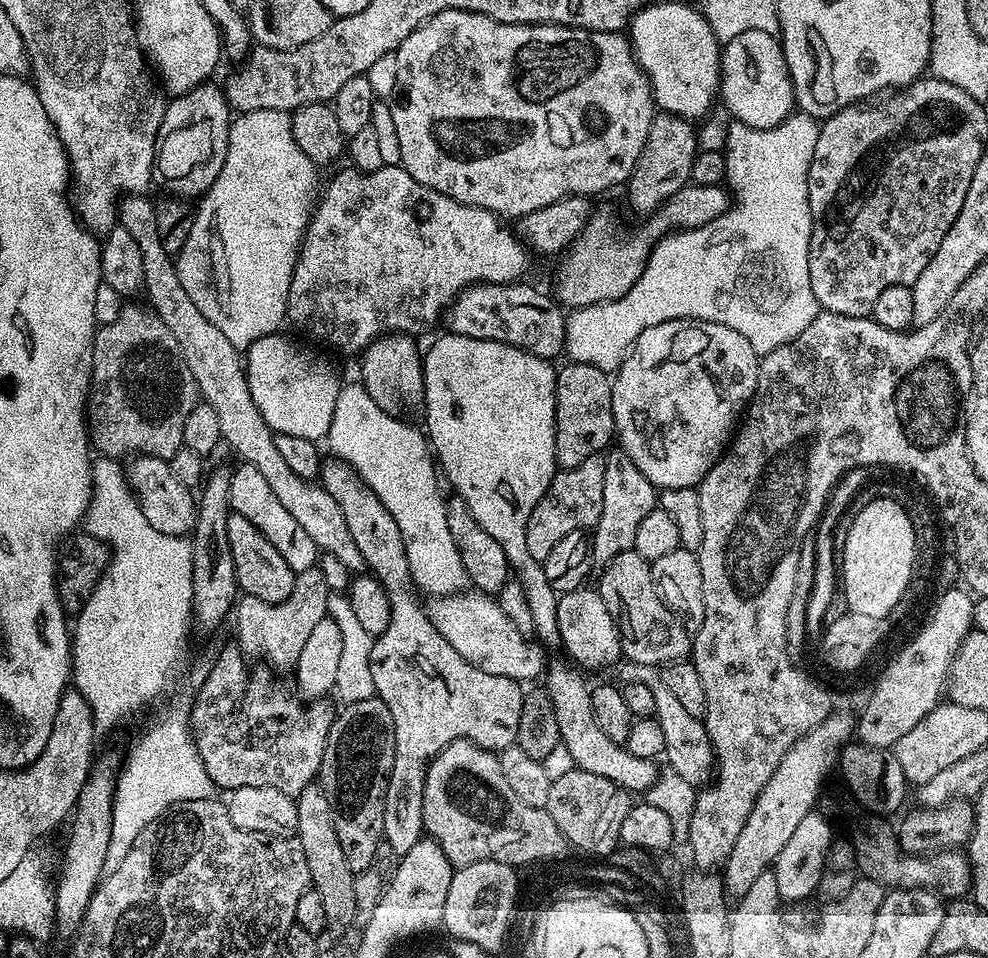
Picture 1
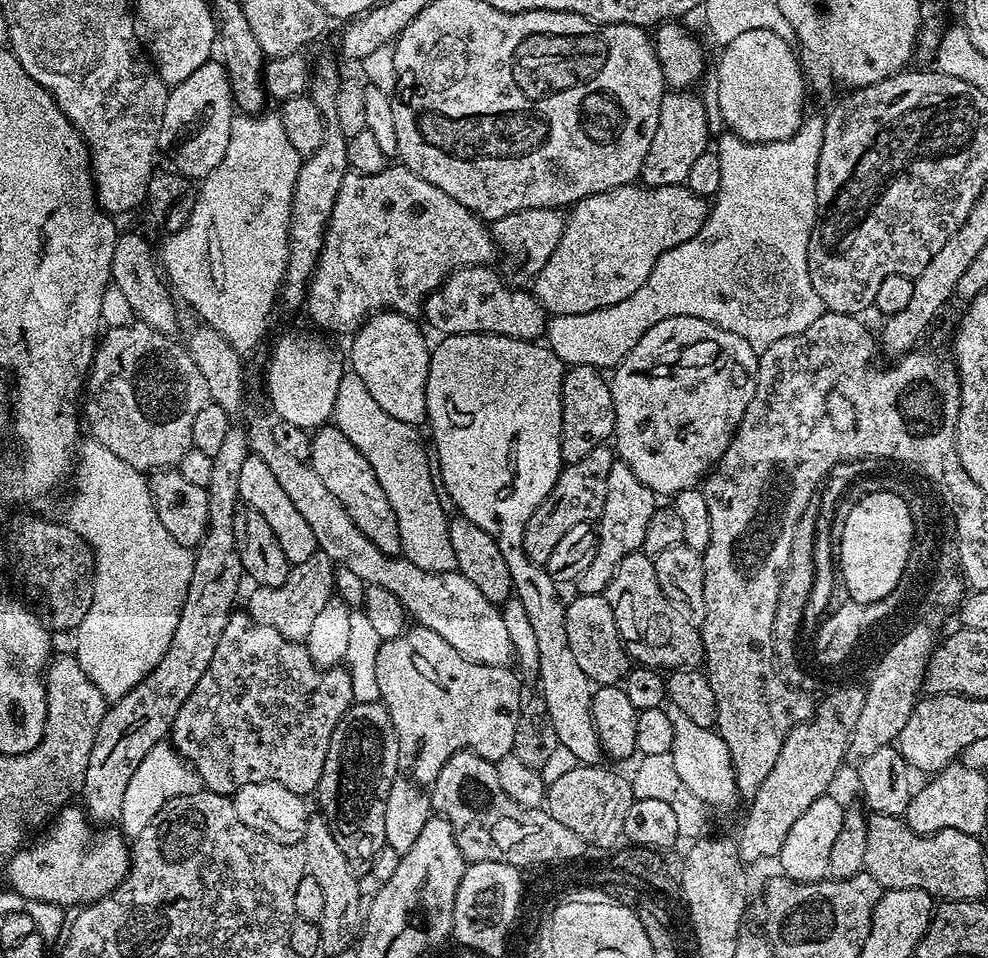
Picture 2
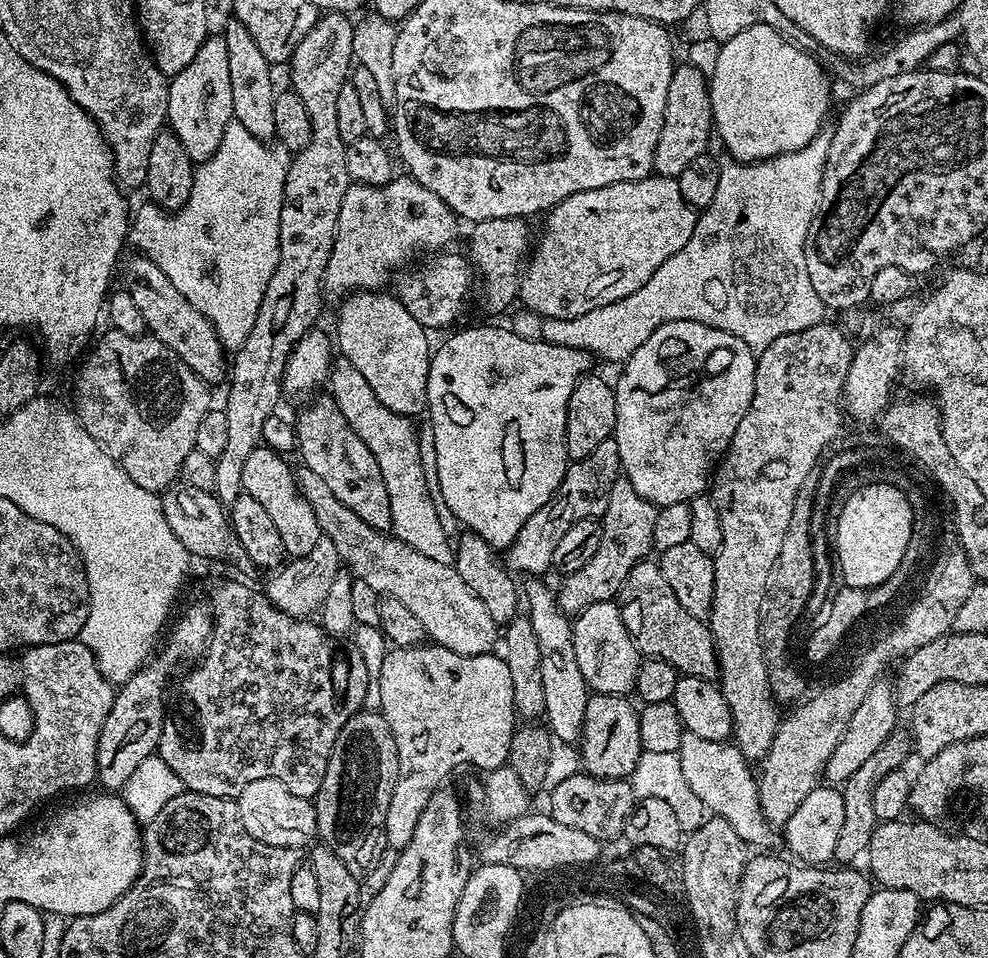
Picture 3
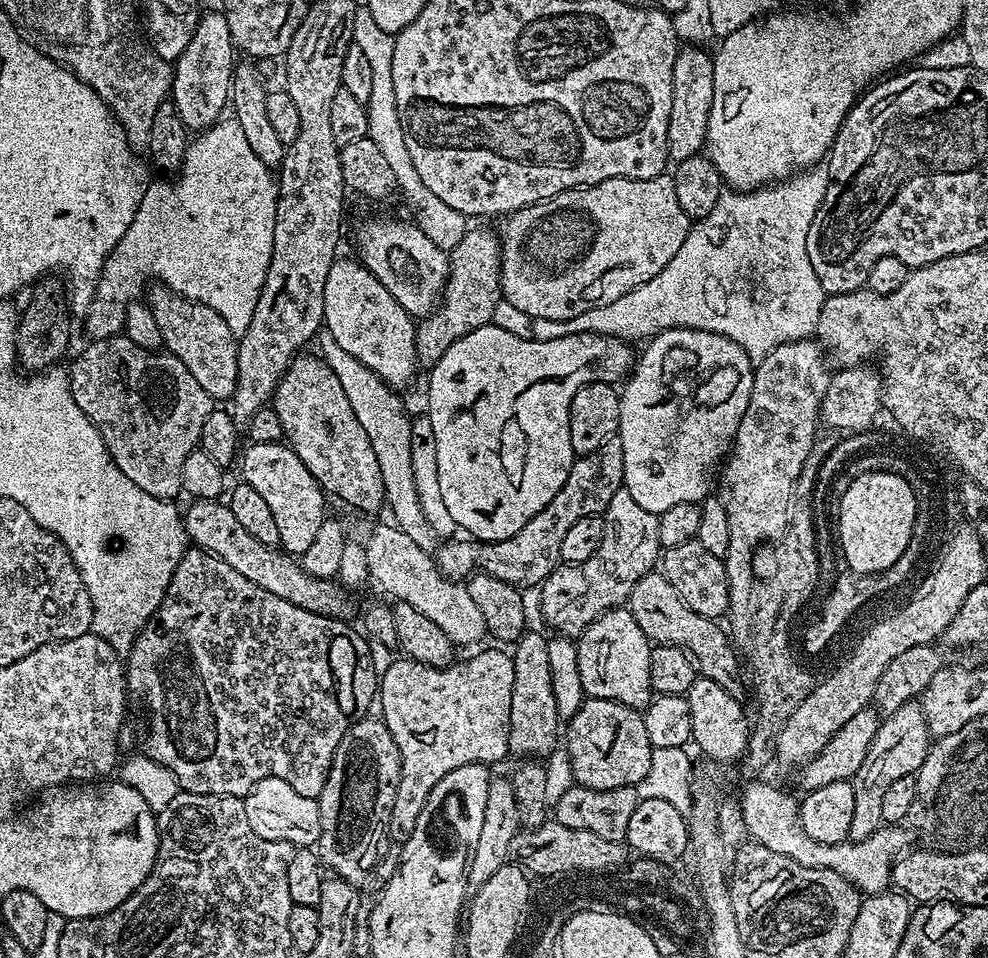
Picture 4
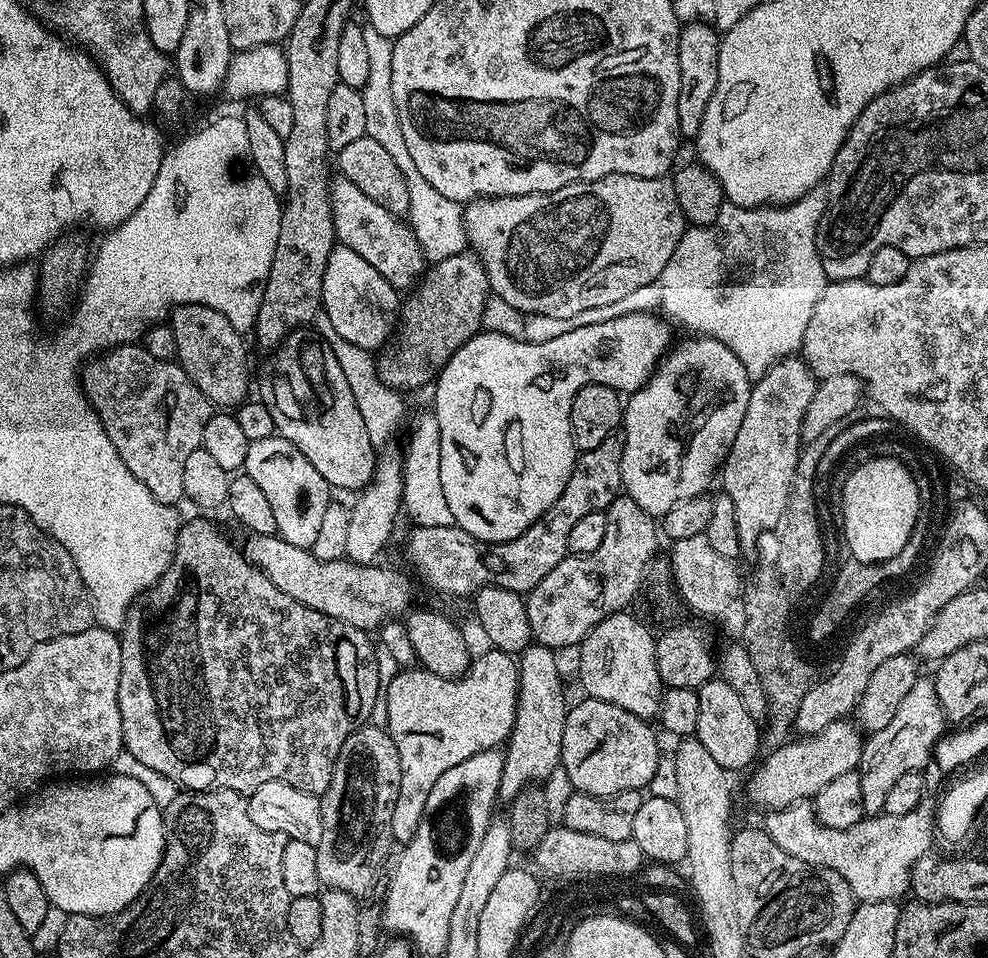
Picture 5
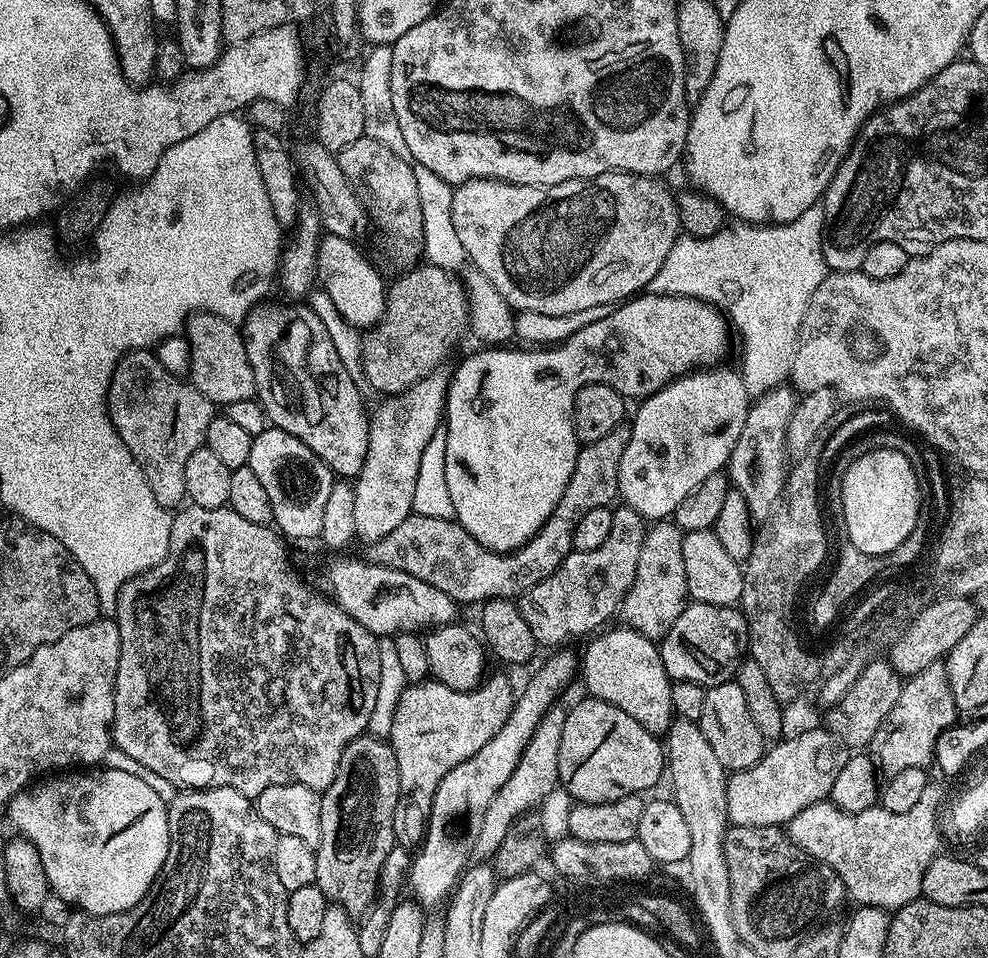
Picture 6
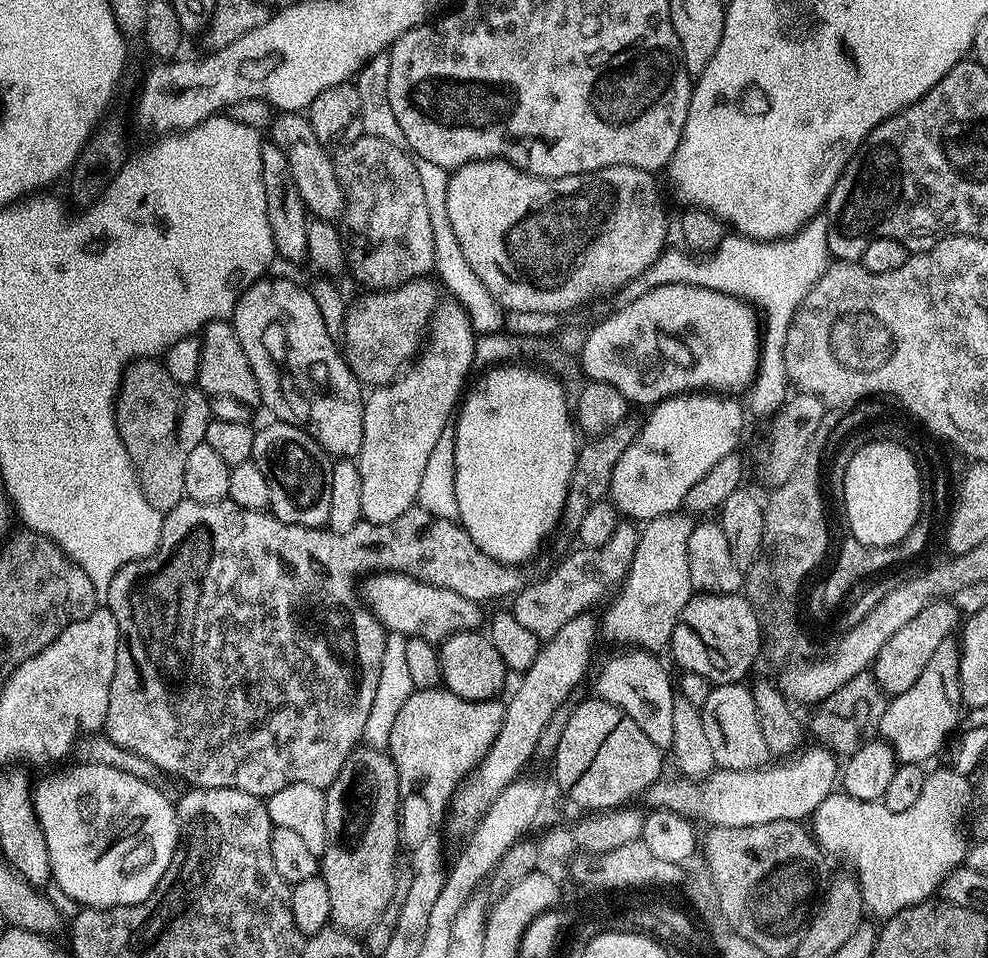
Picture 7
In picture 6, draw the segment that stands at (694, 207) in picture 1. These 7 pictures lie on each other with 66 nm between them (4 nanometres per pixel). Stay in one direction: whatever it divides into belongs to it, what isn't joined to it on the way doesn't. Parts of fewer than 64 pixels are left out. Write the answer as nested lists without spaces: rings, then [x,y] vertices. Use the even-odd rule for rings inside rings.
[[[607,172],[598,174],[589,180],[571,180],[558,182],[554,186],[526,186],[511,184],[505,180],[468,180],[455,185],[452,193],[452,213],[454,214],[455,232],[459,235],[463,249],[473,266],[477,267],[494,284],[494,289],[502,294],[506,302],[516,312],[538,310],[538,314],[575,314],[578,310],[590,310],[590,306],[619,305],[621,302],[643,293],[649,282],[662,270],[670,246],[674,246],[677,236],[681,235],[678,206],[673,189],[664,185],[663,179],[654,176],[639,176],[633,172]]]

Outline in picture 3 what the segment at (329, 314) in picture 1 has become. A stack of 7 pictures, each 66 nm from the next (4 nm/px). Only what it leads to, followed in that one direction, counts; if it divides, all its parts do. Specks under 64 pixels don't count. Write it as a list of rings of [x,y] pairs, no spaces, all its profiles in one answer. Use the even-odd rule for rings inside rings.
[[[407,174],[397,175],[388,184],[378,186],[349,183],[346,198],[342,198],[342,210],[338,210],[338,230],[334,234],[334,250],[330,250],[330,262],[326,266],[324,287],[337,298],[363,289],[379,289],[388,271],[390,276],[393,270],[403,269],[407,265],[404,263],[415,252],[447,249],[451,245],[448,243],[456,236],[456,224],[458,217],[446,206],[446,202]]]

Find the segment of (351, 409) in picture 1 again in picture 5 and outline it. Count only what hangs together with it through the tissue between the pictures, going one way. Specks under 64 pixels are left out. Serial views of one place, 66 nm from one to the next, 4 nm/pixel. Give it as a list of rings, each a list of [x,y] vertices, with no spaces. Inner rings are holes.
[[[320,313],[315,319],[317,335],[324,339],[334,352],[334,358],[338,360],[338,366],[342,374],[346,374],[346,382],[350,382],[350,391],[354,394],[354,402],[358,402],[358,411],[362,414],[362,422],[366,422],[366,431],[370,434],[370,442],[377,450],[384,450],[388,443],[396,436],[400,423],[404,420],[404,400],[399,391],[386,382],[376,369],[376,360],[373,353],[366,349],[360,349],[356,344],[344,340],[338,331],[334,329],[332,322],[325,313]]]

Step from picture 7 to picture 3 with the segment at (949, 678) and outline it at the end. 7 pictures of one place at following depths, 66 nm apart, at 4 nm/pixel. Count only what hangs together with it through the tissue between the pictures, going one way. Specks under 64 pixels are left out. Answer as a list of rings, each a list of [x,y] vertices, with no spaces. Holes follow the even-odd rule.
[[[893,732],[890,738],[886,738],[886,742],[882,742],[882,746],[878,746],[878,750],[874,750],[874,754],[870,754],[867,762],[860,769],[854,770],[852,777],[844,781],[842,791],[846,802],[846,822],[842,822],[842,830],[838,833],[838,846],[834,846],[834,857],[837,861],[856,862],[852,860],[858,859],[859,856],[861,859],[867,853],[870,838],[878,823],[874,814],[872,792],[876,784],[886,778],[886,774],[897,771],[903,765],[900,763],[907,758],[908,752],[910,756],[910,740],[905,733],[903,736],[902,732]]]

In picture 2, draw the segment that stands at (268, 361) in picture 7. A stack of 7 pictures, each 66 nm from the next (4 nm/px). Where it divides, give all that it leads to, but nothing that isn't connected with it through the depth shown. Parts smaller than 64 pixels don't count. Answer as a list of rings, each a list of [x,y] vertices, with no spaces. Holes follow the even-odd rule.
[[[325,426],[315,429],[311,433],[312,455],[310,463],[314,474],[322,478],[322,483],[334,498],[350,514],[354,526],[382,550],[382,554],[387,556],[399,556],[402,549],[400,546],[400,527],[398,518],[394,514],[394,506],[390,506],[390,498],[386,498],[386,490],[382,490],[382,482],[378,482],[378,474],[374,474],[374,466],[362,458],[358,446],[342,434],[342,430],[335,426]]]

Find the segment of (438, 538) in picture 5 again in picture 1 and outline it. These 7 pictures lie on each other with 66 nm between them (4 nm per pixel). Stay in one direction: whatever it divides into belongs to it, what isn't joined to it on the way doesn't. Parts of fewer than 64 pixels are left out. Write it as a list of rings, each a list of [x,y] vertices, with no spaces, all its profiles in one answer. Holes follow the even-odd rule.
[[[603,455],[591,456],[578,466],[557,471],[546,494],[542,494],[538,506],[534,506],[534,514],[530,514],[530,522],[526,522],[526,546],[530,549],[530,558],[542,562],[550,554],[550,550],[554,550],[554,546],[558,546],[558,542],[566,538],[566,534],[595,529],[598,518],[602,518],[602,485],[605,479],[606,462]]]

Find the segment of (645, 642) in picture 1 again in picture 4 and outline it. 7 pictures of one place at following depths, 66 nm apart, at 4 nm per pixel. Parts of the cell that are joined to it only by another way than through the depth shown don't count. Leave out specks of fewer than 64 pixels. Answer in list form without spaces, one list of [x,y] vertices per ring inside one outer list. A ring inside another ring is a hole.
[[[663,571],[648,572],[634,586],[628,595],[626,605],[628,611],[634,614],[638,626],[642,626],[642,634],[653,645],[668,644],[671,648],[683,648],[694,661],[700,676],[718,682],[732,696],[743,697],[744,684],[740,681],[740,660],[728,641],[728,636],[719,628],[716,620],[706,618],[702,614],[694,614],[686,602],[682,602],[682,594],[670,586]]]

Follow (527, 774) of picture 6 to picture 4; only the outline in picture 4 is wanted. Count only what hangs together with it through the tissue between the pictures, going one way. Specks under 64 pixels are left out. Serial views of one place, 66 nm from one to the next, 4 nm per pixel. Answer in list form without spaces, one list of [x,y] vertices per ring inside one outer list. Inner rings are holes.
[[[525,630],[510,652],[514,662],[514,694],[510,694],[508,750],[516,758],[546,758],[557,748],[556,735],[562,732],[562,718],[554,703],[554,688],[550,686],[550,640],[532,631]]]

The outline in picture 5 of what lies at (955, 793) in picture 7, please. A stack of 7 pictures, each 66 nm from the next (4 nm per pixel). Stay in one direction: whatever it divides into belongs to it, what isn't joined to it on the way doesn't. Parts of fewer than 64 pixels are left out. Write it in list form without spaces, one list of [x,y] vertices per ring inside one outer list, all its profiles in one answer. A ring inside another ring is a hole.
[[[799,800],[785,808],[769,811],[765,815],[768,817],[762,821],[762,827],[778,847],[786,850],[786,854],[790,854],[807,864],[813,864],[816,868],[829,868],[837,872],[846,882],[846,886],[850,886],[850,890],[857,901],[899,901],[900,895],[909,891],[912,867],[923,856],[929,855],[930,849],[933,847],[934,837],[928,832],[928,824],[931,822],[931,808],[931,803],[925,802],[919,804],[910,814],[902,814],[901,816],[872,814],[846,830],[834,830],[816,819],[812,800]]]

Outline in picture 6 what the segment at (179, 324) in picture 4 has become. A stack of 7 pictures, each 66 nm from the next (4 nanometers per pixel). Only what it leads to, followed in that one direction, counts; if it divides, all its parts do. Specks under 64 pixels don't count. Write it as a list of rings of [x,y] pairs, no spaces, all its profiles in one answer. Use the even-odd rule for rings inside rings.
[[[193,312],[186,321],[186,335],[190,342],[190,382],[214,406],[227,406],[230,402],[242,402],[256,396],[256,379],[246,354],[243,331],[226,318],[209,312]]]

